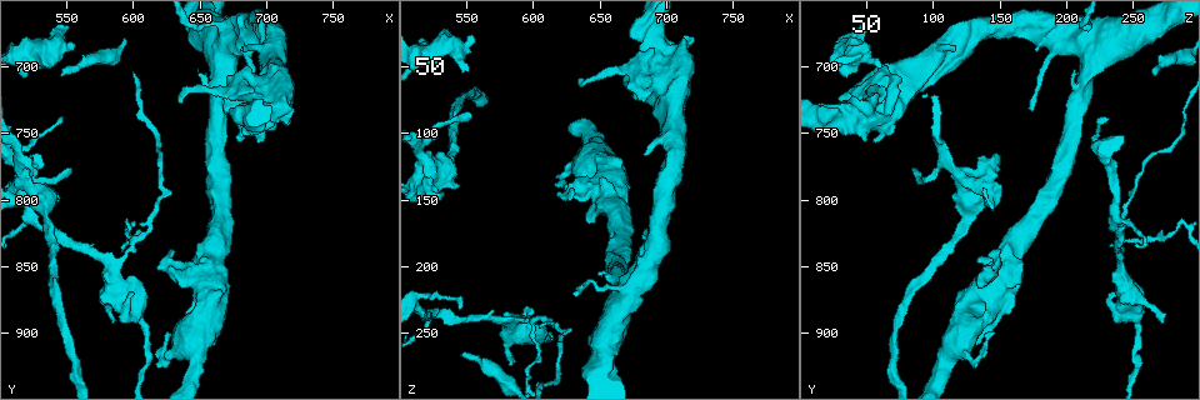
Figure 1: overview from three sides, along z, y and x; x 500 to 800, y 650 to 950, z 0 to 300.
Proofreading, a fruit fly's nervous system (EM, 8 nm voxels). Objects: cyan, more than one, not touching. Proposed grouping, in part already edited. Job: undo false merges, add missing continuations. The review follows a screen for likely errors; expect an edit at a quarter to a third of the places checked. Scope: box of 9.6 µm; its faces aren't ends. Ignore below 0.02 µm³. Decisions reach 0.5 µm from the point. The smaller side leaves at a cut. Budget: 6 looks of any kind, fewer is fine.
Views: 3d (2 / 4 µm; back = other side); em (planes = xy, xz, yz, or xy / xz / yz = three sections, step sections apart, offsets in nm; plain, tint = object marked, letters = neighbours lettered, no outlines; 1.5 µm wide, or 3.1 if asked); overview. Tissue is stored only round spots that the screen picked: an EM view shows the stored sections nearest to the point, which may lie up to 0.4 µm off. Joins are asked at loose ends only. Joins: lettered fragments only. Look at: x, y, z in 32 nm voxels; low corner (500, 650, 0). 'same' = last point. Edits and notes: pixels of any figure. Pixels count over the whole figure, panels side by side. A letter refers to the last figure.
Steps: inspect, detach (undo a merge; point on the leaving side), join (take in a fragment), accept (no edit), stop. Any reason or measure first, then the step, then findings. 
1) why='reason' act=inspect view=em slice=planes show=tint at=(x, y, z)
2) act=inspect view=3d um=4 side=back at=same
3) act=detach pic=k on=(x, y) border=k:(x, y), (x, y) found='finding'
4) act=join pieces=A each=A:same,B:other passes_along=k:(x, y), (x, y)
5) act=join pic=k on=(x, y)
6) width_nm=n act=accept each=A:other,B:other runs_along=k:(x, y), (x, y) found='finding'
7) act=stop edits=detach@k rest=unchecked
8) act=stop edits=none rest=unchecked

why='an open end' act=inspect view=em slice=planes show=letters at=(680, 686, 180)

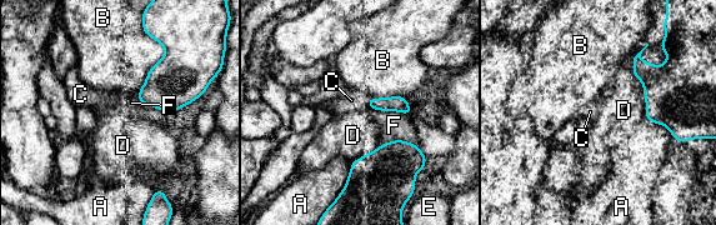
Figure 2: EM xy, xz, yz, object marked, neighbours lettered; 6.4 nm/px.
act=join pieces=C each=A:other,B:other,C:same,D:other,E:other,F:other found='the neuron continues'

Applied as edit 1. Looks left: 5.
why='calibre changes' act=inspect view=3d um=4 at=(676, 716, 52)

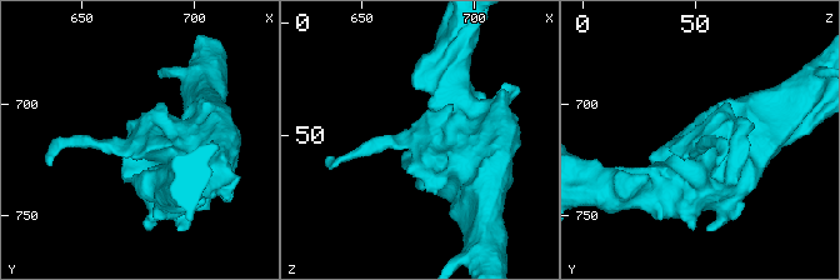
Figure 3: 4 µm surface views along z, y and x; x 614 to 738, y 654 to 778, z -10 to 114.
why='now the EM' act=inspect view=em slice=planes show=letters at=(675, 717, 50)

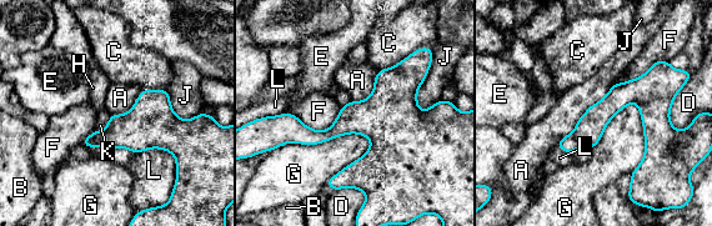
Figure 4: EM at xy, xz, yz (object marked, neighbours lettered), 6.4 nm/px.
act=accept each=A:other,B:other,C:other,D:other,E:other,F:other,G:other,H:other,J:other,K:other,L:other runs_along=4:(668, 100), (620, 96), (561, 145) found='one neuron here'

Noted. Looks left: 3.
why='redraw' act=inspect view=overview

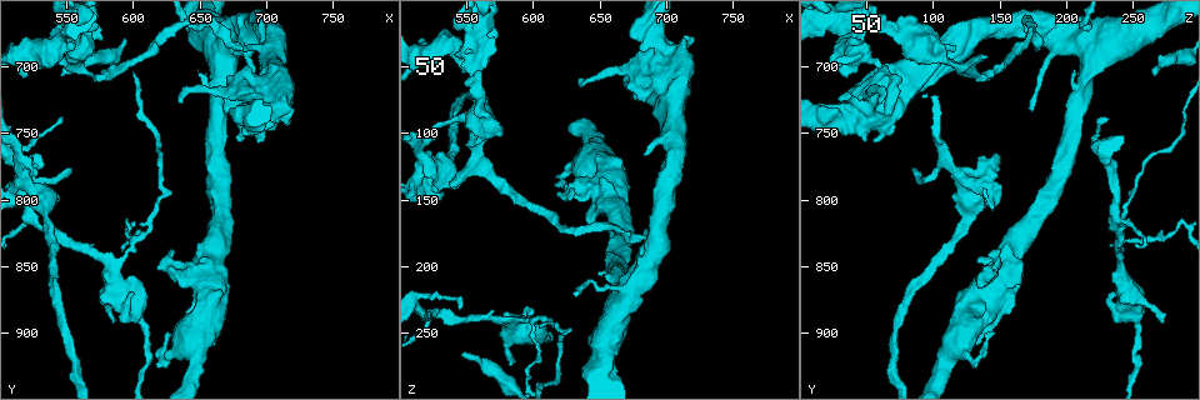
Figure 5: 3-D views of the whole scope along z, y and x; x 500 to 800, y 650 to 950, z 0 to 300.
why='branch stops here' act=inspect view=em slice=planes show=letters at=(540, 692, 140)

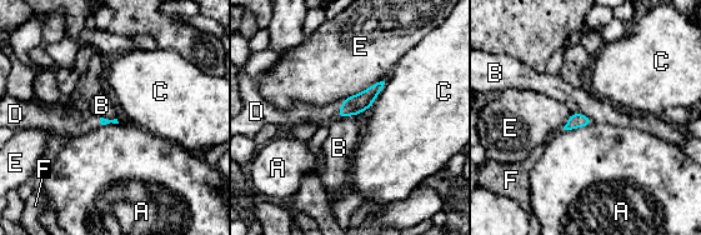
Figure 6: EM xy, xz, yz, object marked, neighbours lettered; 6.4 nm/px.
act=join pieces=D each=A:other,B:other,C:other,D:same,E:other,F:other found='the neuron continues'

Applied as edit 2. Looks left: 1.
act=stop edits=join@2,join@6 rest=unchecked

